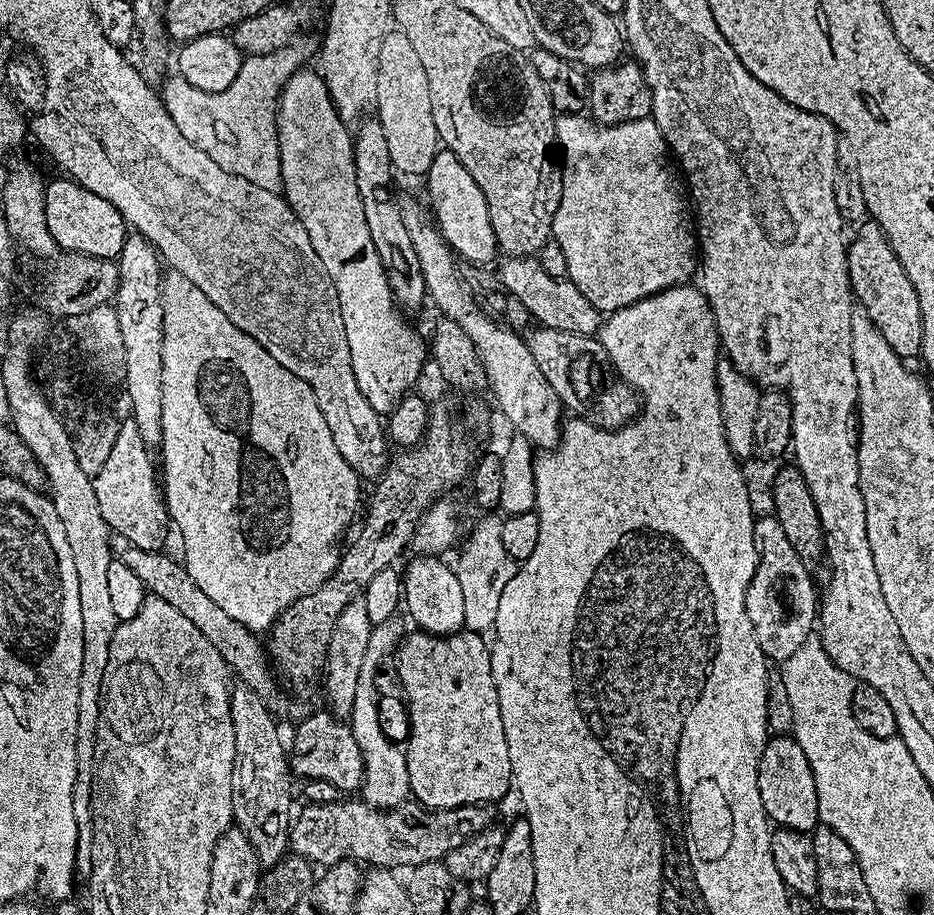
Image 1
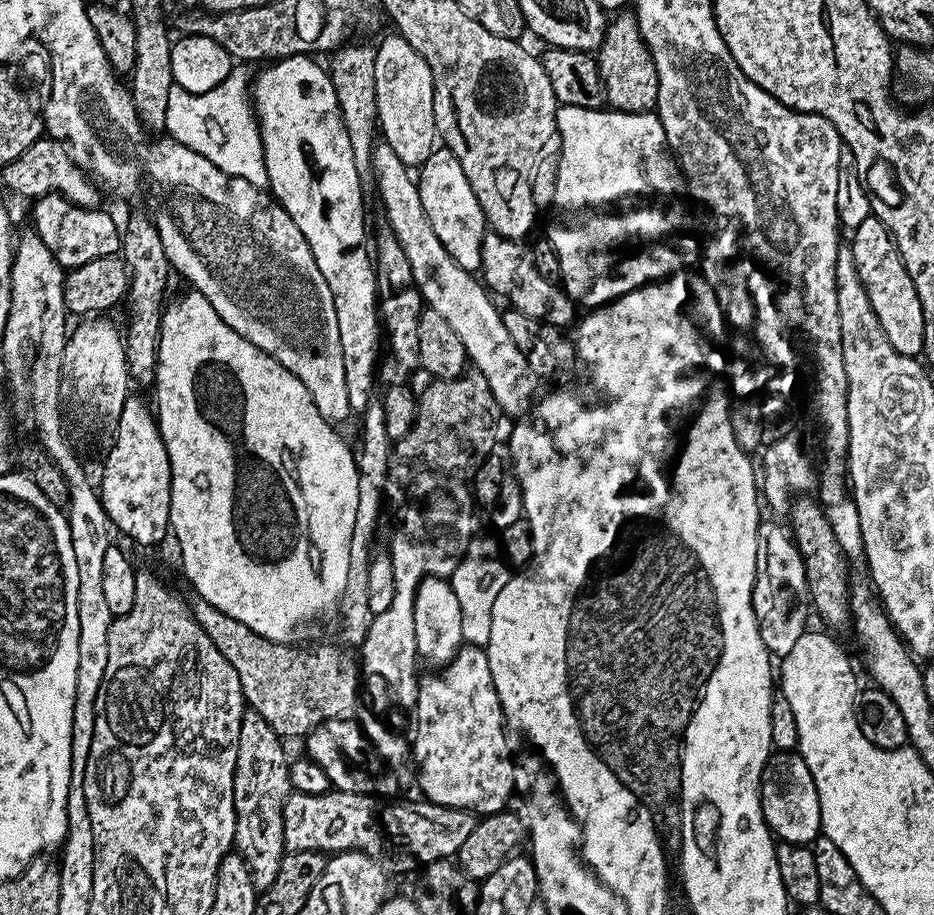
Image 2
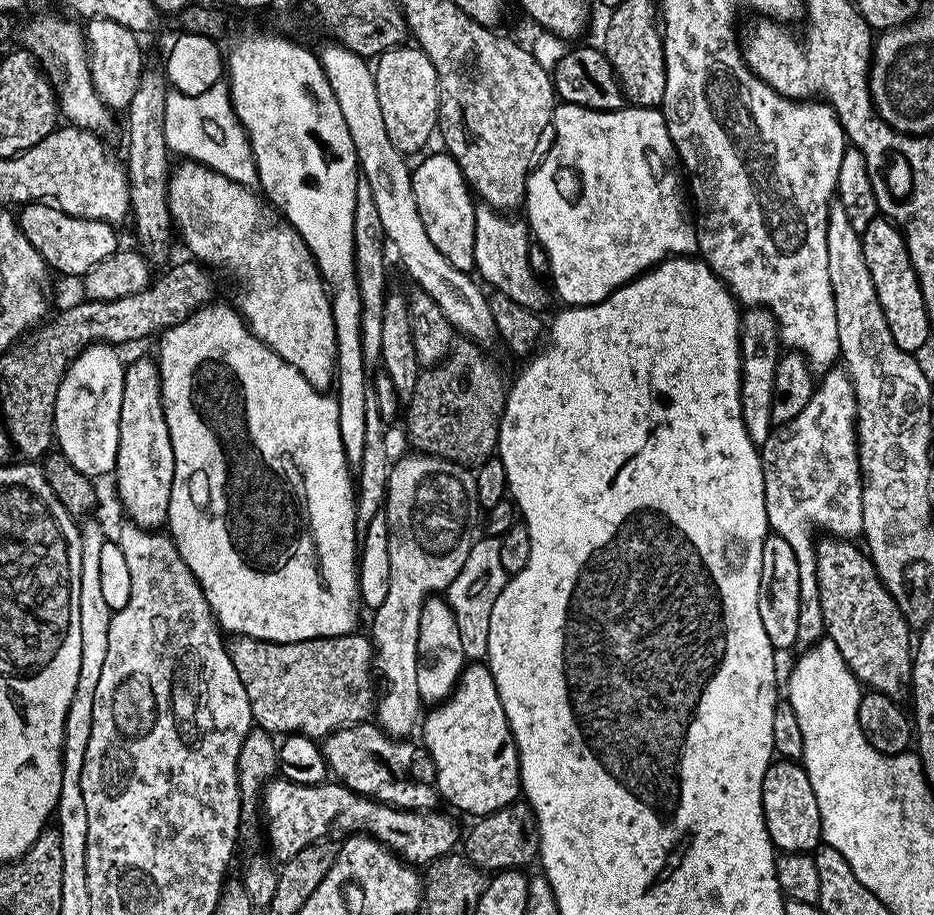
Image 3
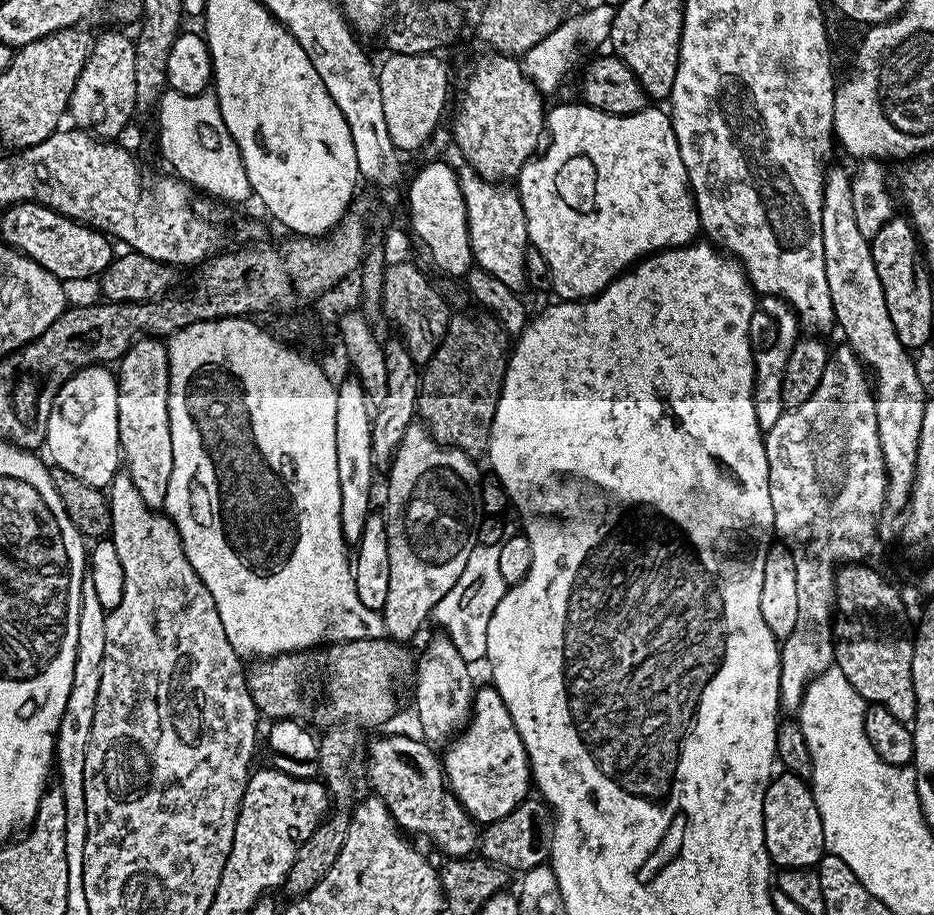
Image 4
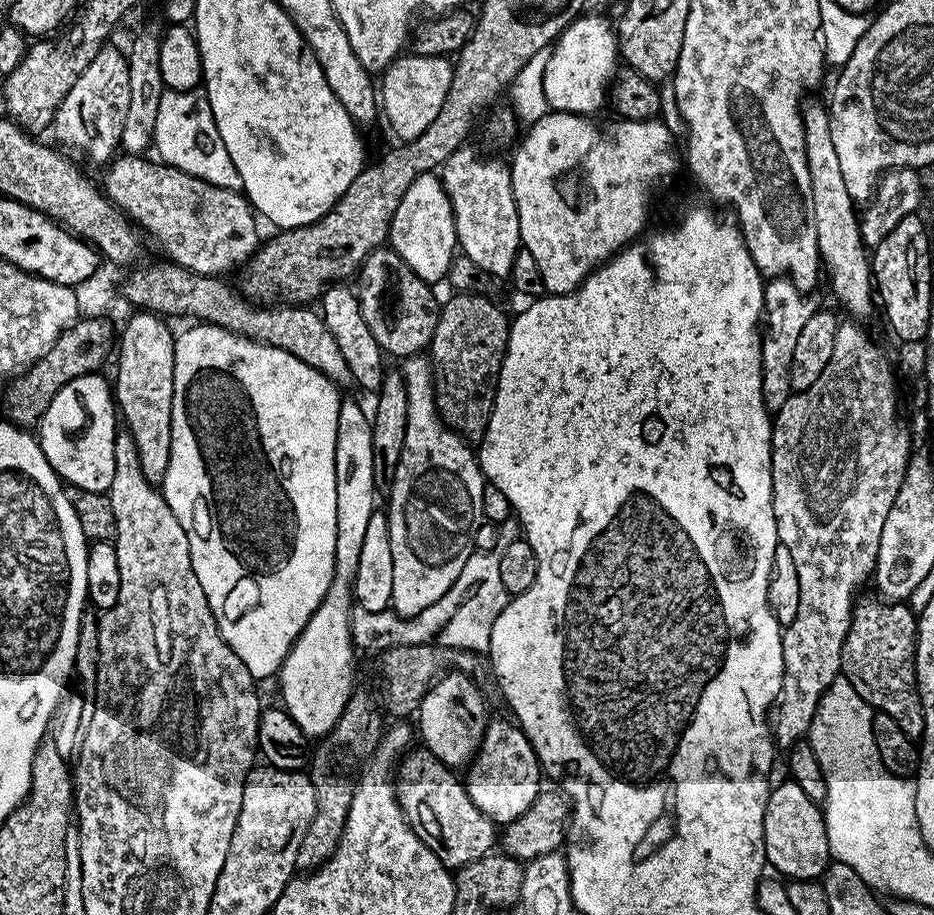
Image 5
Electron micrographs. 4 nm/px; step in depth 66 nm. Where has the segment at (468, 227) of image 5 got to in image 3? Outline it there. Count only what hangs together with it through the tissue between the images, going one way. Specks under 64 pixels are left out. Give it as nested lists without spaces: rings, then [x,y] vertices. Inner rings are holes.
[[[476,204],[476,229],[474,230],[474,262],[475,271],[480,272],[479,279],[489,289],[506,294],[506,298],[514,298],[522,306],[532,312],[543,313],[548,304],[549,289],[543,288],[541,277],[536,276],[528,265],[528,245],[530,229],[523,219],[512,220],[511,215],[497,212],[487,204]]]

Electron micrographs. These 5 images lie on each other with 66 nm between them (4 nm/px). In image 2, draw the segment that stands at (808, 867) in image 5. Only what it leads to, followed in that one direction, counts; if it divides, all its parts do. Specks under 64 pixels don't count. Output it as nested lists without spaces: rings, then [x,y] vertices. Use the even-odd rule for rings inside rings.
[[[776,750],[769,756],[760,779],[760,801],[764,821],[777,841],[811,845],[821,835],[818,786],[814,786],[810,766],[806,766],[799,751]]]

